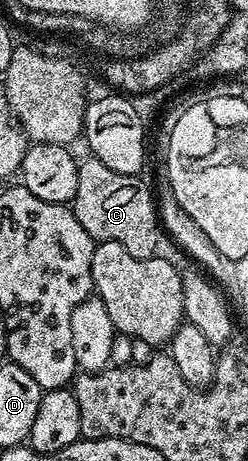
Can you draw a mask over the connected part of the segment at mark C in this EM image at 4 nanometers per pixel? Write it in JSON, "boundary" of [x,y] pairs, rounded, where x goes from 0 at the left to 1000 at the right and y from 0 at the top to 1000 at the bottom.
{"boundary":[[[355,341],[319,354],[310,419],[294,456],[327,497],[403,527],[472,523],[516,549],[556,562],[629,560],[649,490],[629,456],[629,425],[613,408],[573,397],[560,380],[508,380],[440,367],[407,347]]]}

